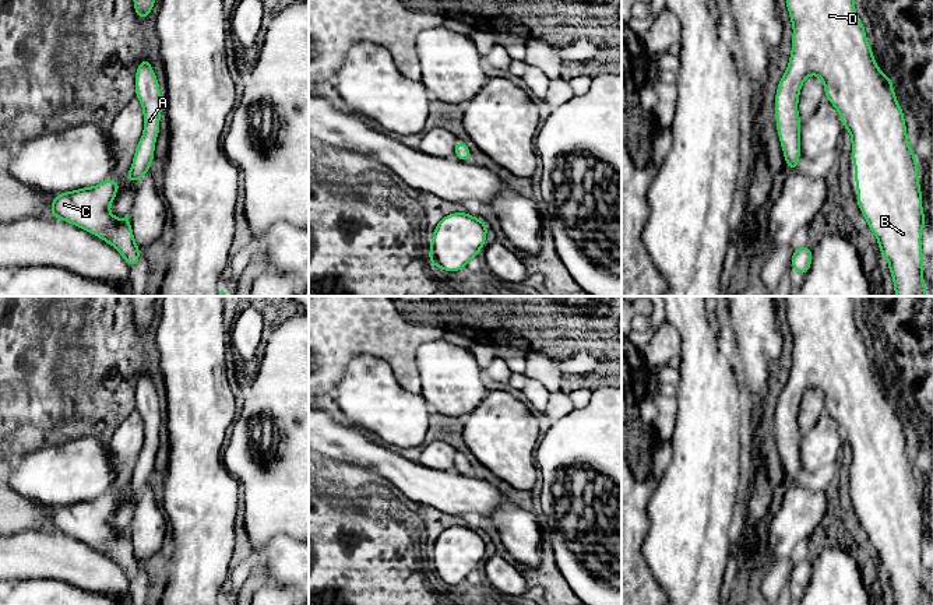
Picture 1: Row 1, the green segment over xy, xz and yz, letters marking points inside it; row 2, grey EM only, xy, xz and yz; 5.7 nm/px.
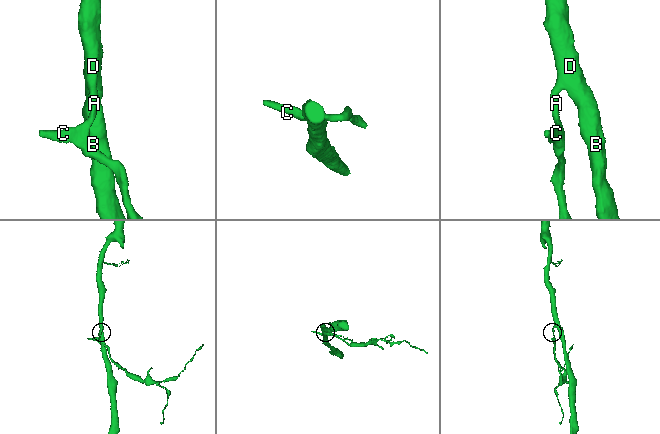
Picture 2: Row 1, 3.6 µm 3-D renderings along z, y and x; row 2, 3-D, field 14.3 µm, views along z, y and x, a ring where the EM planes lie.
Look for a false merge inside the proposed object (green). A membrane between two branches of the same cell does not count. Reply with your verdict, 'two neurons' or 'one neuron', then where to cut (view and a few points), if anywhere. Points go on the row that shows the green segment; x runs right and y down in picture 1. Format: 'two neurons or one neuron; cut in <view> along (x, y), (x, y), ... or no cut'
one neuron; no cut

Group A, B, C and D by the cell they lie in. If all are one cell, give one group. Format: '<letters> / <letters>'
A B C D

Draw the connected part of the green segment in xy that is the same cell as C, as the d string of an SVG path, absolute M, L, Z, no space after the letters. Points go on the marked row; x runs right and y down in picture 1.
M112 179L99 186L59 193L52 205L50 217L60 218L94 233L116 247L128 267L138 265L138 249L130 226L128 214L123 219L109 212L120 183Z

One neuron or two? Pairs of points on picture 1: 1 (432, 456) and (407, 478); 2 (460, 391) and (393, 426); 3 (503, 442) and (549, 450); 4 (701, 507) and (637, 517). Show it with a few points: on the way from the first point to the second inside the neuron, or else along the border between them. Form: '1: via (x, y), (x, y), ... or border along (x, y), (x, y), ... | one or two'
1: border along (416, 461), (439, 470), (454, 470) | two
2: border along (419, 394), (432, 411) | two
3: border along (541, 436), (537, 449), (539, 479) | two
4: border along (650, 498), (648, 533), (641, 548) | two

